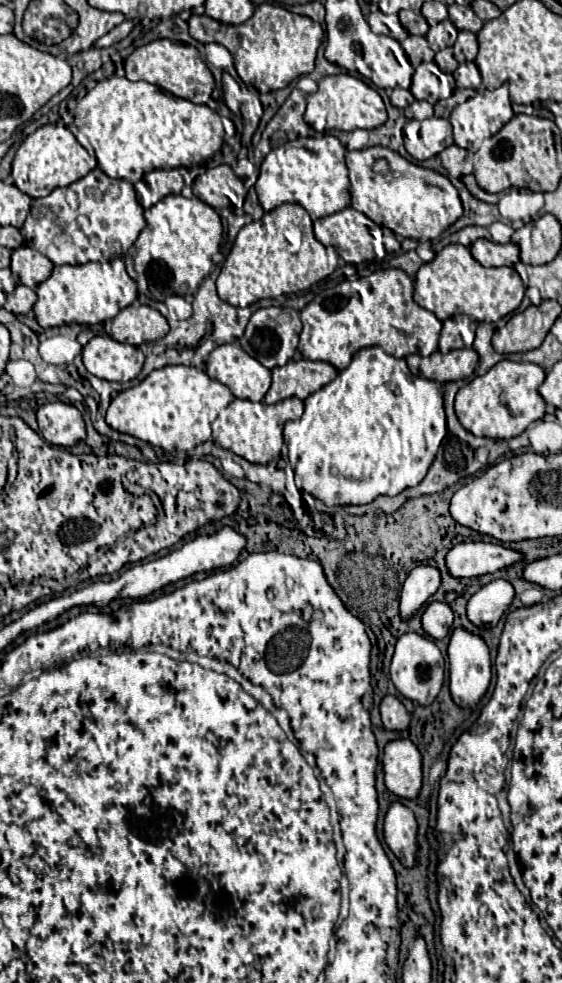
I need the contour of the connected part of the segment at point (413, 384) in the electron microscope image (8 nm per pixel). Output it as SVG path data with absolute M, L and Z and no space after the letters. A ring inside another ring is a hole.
M378 346L358 350L350 366L306 398L304 406L302 418L284 425L284 442L288 444L289 463L302 482L301 490L322 500L326 506L368 504L380 494L396 496L416 486L426 476L438 448L449 434L438 382L412 376L404 360L388 356Z

